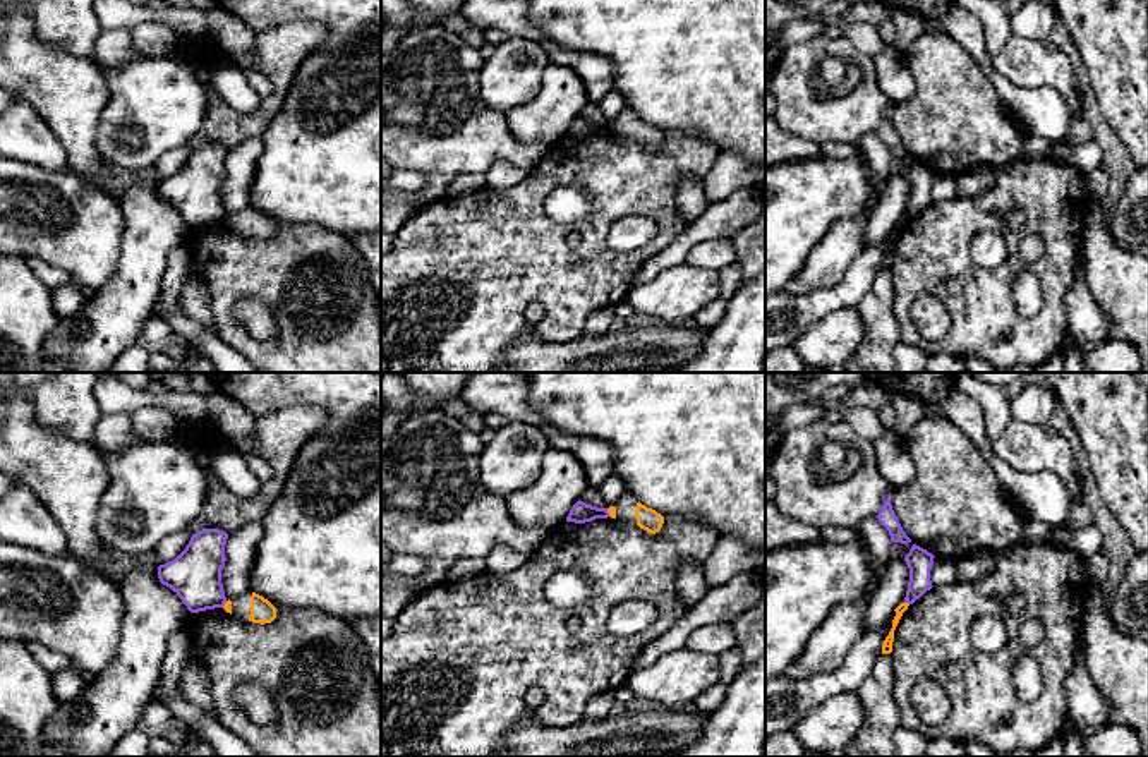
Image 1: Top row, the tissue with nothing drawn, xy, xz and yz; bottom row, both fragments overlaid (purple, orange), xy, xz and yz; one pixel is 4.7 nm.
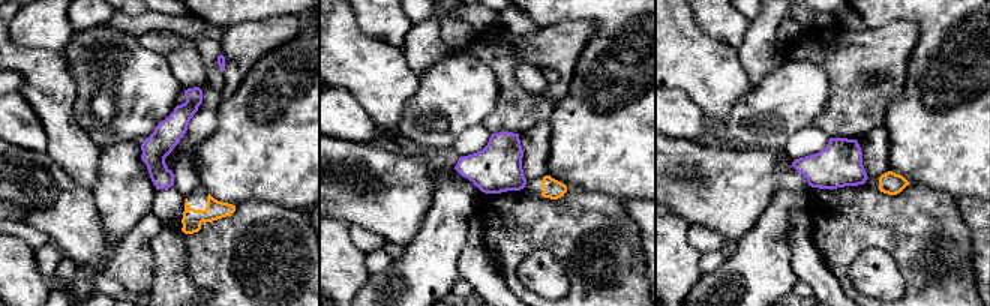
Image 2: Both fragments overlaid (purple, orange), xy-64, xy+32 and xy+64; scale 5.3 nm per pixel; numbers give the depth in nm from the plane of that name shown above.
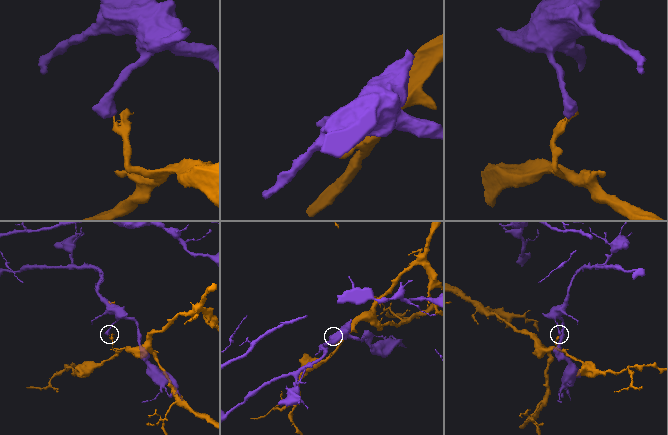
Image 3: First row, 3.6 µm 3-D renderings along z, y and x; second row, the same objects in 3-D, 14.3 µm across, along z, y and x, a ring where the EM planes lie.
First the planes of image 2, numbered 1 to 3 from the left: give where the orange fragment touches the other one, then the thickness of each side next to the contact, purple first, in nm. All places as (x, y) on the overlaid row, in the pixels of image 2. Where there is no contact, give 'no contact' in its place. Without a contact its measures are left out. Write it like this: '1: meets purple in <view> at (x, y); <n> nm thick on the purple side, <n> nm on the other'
1: no contact
2: no contact
3: no contact

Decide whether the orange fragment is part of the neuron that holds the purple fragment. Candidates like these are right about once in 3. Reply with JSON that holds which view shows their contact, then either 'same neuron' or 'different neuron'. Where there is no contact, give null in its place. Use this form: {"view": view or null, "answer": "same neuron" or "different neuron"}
{"view": "yz", "answer": "different neuron"}

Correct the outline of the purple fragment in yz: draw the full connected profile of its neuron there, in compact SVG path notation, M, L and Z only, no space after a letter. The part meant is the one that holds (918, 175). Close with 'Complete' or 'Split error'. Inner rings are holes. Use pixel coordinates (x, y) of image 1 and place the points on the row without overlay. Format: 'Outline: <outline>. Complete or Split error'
Outline: M913 160L909 168L906 170L904 177L909 184L909 197L904 218L913 220L916 215L920 215L927 206L930 206L932 196L930 196L930 185L934 180L934 170L927 165Z. Complete

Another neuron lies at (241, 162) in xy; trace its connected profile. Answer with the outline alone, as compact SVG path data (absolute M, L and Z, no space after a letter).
M251 137L228 149L225 160L225 182L221 199L227 216L251 204L251 185L256 175L256 165L264 151L261 137Z

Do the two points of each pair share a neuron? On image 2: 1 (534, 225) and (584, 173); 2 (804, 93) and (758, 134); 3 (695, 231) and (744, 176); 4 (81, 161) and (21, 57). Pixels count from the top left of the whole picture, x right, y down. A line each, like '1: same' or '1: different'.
1: different
2: same
3: different
4: same

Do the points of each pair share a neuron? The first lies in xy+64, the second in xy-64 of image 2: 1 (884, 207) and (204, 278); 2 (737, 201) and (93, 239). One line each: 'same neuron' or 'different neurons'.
1: same neuron
2: same neuron

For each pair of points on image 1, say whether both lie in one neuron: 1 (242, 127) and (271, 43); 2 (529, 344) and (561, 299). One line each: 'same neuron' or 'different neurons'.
1: same neuron
2: different neurons

